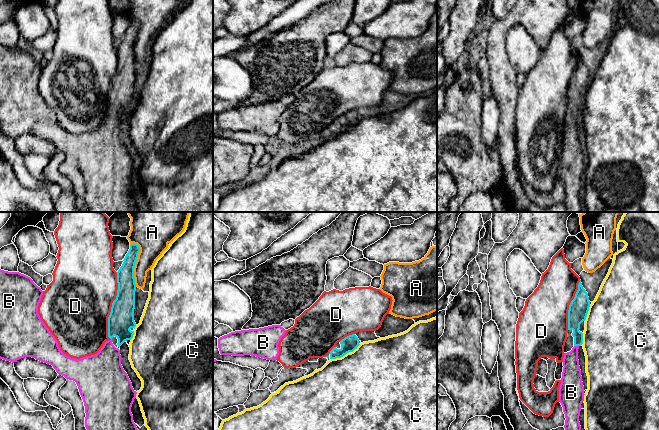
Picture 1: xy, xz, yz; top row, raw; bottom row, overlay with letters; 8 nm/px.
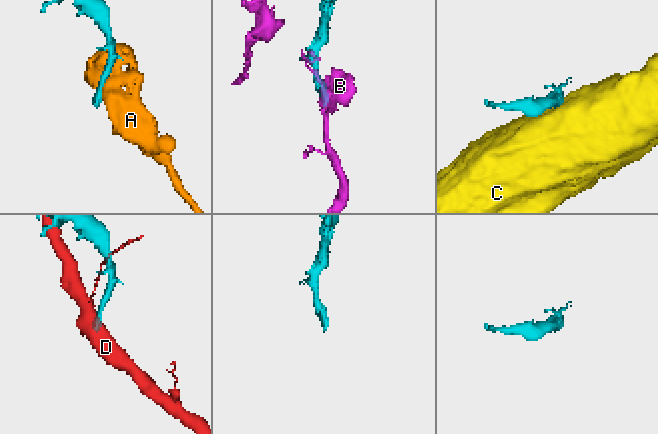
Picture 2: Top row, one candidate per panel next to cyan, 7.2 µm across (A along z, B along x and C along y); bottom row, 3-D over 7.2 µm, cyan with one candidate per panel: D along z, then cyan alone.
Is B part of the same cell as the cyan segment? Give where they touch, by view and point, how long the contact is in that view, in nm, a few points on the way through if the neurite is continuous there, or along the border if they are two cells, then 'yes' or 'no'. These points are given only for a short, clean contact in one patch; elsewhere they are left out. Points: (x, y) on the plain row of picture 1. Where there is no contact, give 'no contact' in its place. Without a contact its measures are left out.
contact yz (576, 121); length 40 nm; way yz (577, 90), (576, 121), (571, 133), (571, 151); yes

